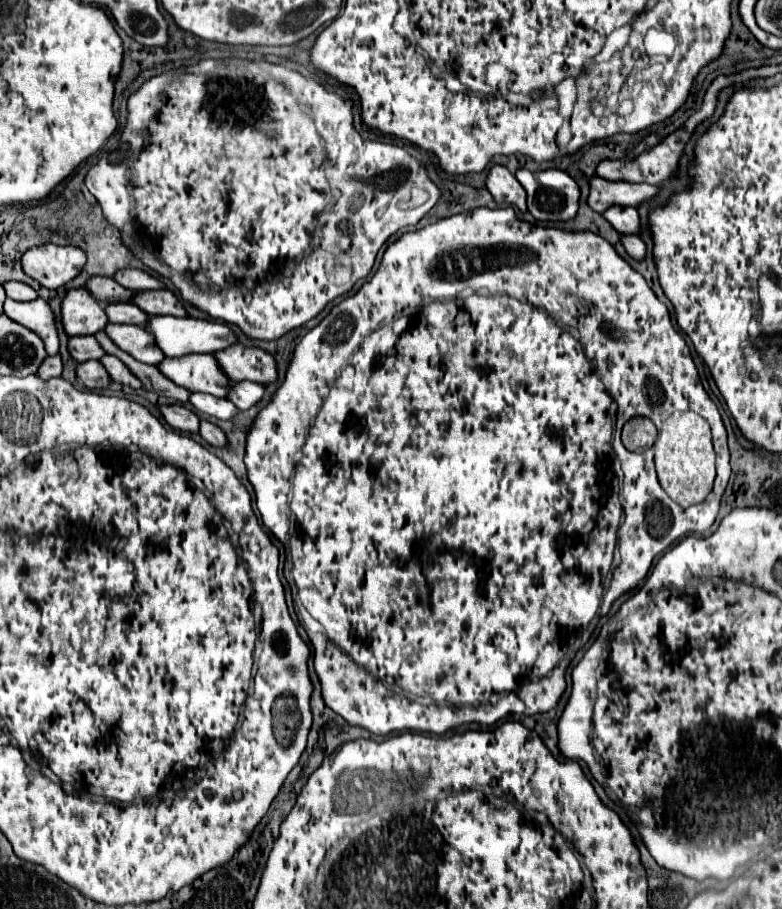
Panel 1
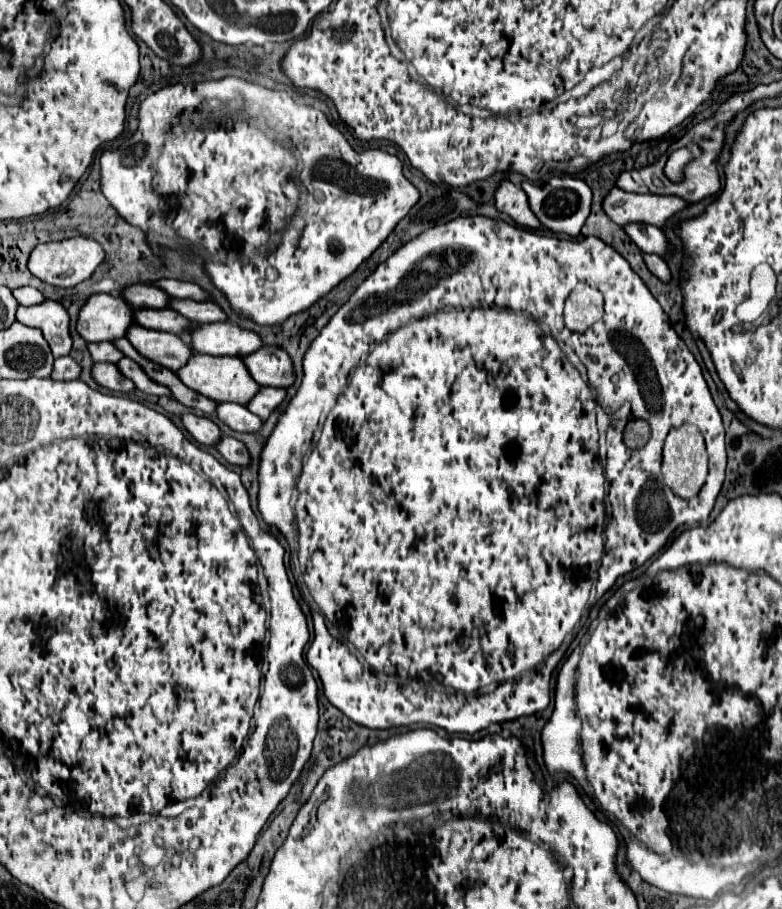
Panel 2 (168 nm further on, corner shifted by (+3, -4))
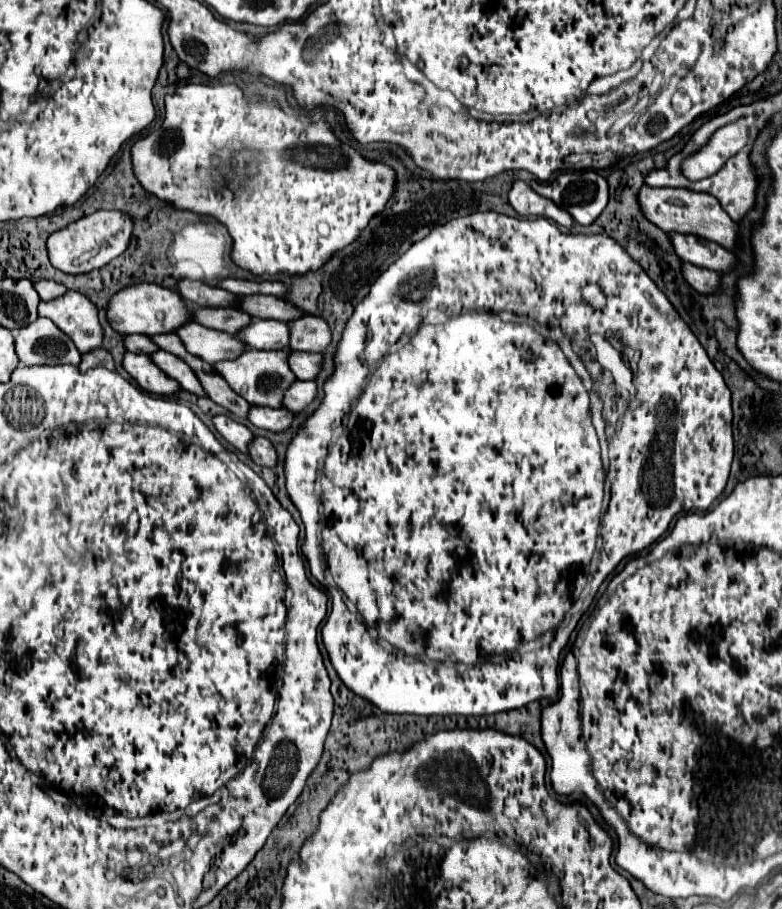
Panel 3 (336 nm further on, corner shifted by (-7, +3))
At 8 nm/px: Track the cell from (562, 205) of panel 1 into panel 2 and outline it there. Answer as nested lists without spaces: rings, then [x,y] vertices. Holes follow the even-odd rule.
[[[563,176],[563,178],[551,178],[549,182],[545,182],[541,186],[535,186],[531,182],[523,182],[523,190],[529,198],[531,210],[541,220],[543,226],[547,226],[553,232],[563,232],[569,236],[577,236],[581,232],[581,228],[591,212],[591,200],[593,200],[593,192],[583,180]]]

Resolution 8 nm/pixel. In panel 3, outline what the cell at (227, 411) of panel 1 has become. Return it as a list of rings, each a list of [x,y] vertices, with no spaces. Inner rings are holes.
[[[251,405],[247,419],[261,429],[269,429],[269,431],[285,431],[289,429],[291,421],[293,421],[293,413],[287,409],[271,409],[271,407],[257,407]]]

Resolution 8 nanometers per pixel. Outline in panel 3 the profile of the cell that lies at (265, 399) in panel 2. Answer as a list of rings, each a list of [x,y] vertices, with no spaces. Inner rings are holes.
[[[295,381],[283,397],[283,409],[289,409],[293,413],[301,411],[305,405],[309,405],[313,401],[315,391],[317,391],[317,387],[313,381]]]

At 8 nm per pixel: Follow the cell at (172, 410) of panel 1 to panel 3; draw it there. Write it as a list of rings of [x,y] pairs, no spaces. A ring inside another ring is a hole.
[[[215,415],[213,425],[215,425],[215,429],[221,433],[221,437],[225,441],[229,441],[239,451],[247,453],[247,443],[253,439],[253,433],[245,425],[237,423],[235,419],[231,419],[227,415]]]

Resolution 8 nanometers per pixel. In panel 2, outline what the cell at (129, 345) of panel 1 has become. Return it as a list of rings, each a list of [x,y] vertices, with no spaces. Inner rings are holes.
[[[143,326],[133,328],[129,332],[129,342],[149,360],[155,360],[157,364],[177,372],[181,366],[187,364],[187,360],[193,356],[193,348],[181,340],[181,336],[161,330],[149,330]]]

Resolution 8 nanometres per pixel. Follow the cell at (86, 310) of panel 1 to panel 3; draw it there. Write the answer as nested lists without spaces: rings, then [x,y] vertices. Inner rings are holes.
[[[139,283],[127,289],[121,289],[119,293],[115,293],[115,297],[111,297],[107,305],[107,319],[113,331],[121,335],[141,333],[151,337],[157,333],[171,333],[173,329],[191,321],[191,307],[179,297],[175,289],[165,289],[155,283]]]

